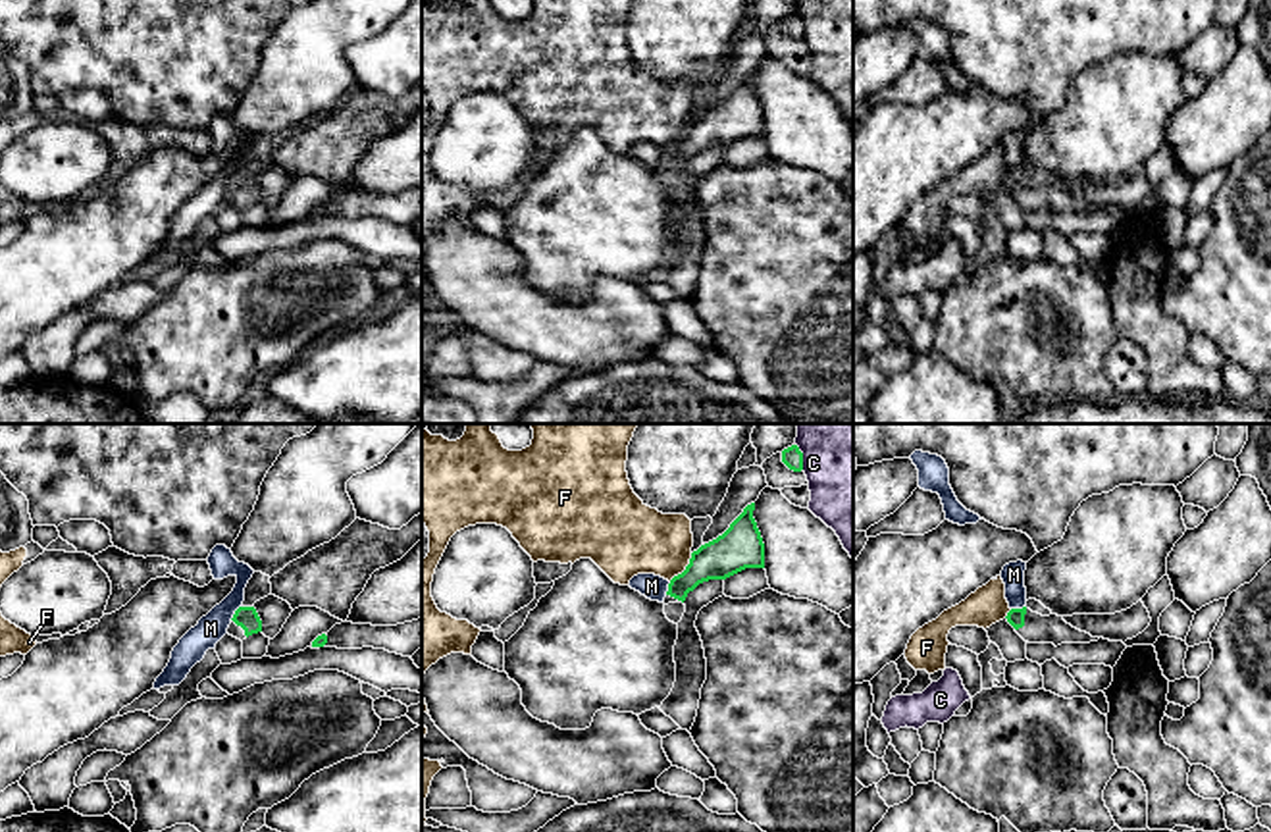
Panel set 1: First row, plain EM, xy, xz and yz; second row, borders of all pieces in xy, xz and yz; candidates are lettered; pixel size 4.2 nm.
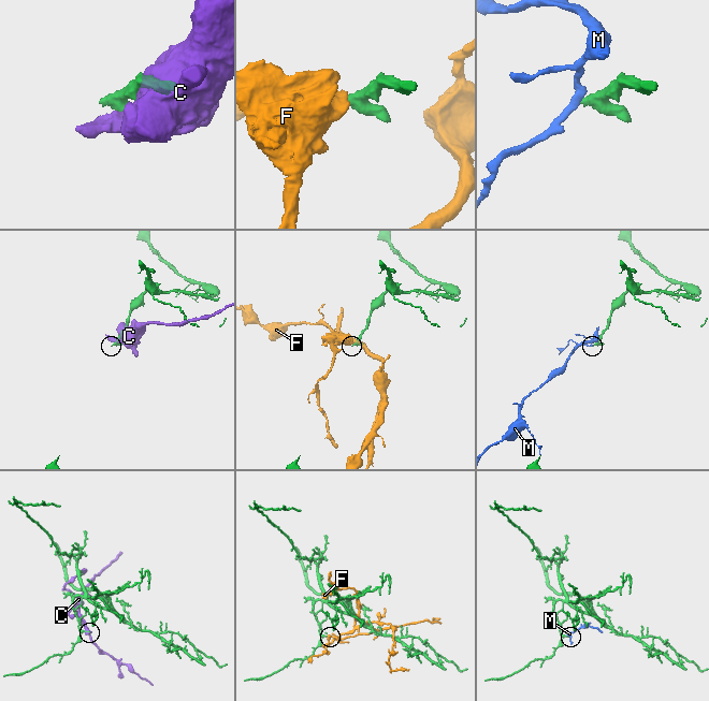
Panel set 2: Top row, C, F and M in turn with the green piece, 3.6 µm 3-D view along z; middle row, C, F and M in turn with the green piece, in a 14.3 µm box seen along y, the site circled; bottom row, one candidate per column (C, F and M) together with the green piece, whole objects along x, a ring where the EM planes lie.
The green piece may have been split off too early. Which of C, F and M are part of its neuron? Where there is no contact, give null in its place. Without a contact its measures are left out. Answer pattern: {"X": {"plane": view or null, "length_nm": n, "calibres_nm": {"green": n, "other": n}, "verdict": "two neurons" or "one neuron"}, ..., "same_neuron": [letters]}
{"C": {"plane": "xz", "length_nm": 120, "calibres_nm": {"green": 90, "other": 380}, "verdict": "two neurons"}, "F": {"plane": "xz", "length_nm": 160, "calibres_nm": {"green": 180, "other": 280}, "verdict": "two neurons"}, "M": {"plane": "xy", "length_nm": 80, "calibres_nm": {"green": 90, "other": 120}, "verdict": "two neurons"}, "same_neuron": []}

